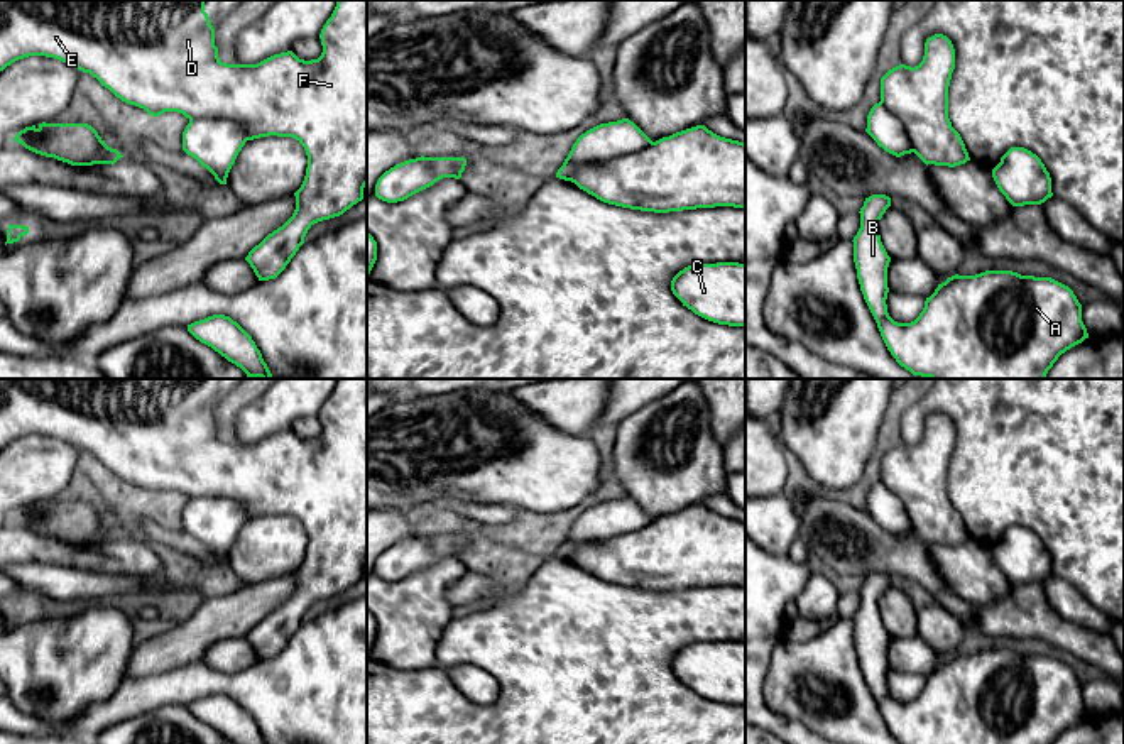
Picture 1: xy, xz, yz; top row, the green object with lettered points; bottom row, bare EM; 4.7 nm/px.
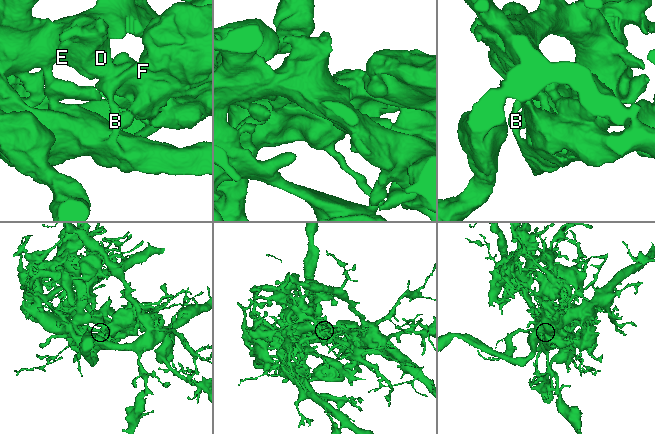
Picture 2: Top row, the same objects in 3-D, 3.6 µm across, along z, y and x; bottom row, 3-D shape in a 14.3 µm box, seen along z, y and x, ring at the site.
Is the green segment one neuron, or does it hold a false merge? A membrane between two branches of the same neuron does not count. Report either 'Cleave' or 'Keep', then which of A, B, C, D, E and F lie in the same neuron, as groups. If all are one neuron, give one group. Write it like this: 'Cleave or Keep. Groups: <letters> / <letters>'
Cleave. Groups: A B / C D E F

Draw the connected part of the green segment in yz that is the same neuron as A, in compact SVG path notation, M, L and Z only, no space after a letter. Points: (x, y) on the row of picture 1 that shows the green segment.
M886 194L865 198L854 237L854 262L864 299L896 362L913 375L930 379L1045 379L1061 353L1089 338L1082 304L1073 291L1051 279L1012 271L952 276L926 298L919 316L898 323L887 313L887 255L879 220L891 206Z

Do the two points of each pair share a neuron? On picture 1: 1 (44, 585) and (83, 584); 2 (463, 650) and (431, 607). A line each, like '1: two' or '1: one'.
1: one
2: two

